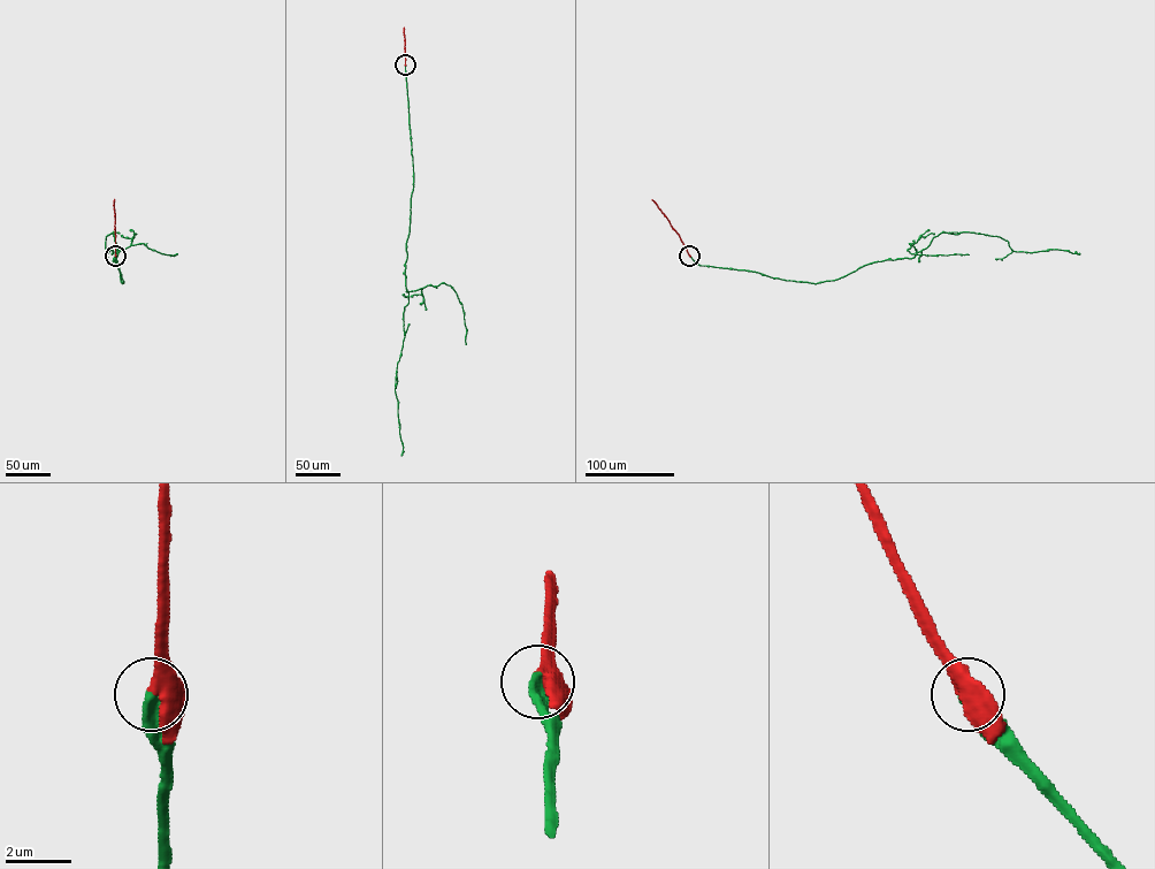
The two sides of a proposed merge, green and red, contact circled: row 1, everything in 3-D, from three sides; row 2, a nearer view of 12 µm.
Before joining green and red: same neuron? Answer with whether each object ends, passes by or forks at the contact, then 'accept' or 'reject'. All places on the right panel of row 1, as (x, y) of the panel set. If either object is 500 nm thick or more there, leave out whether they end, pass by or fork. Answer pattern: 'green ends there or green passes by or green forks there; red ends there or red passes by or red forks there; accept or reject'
green ends there; red passes by; accept

